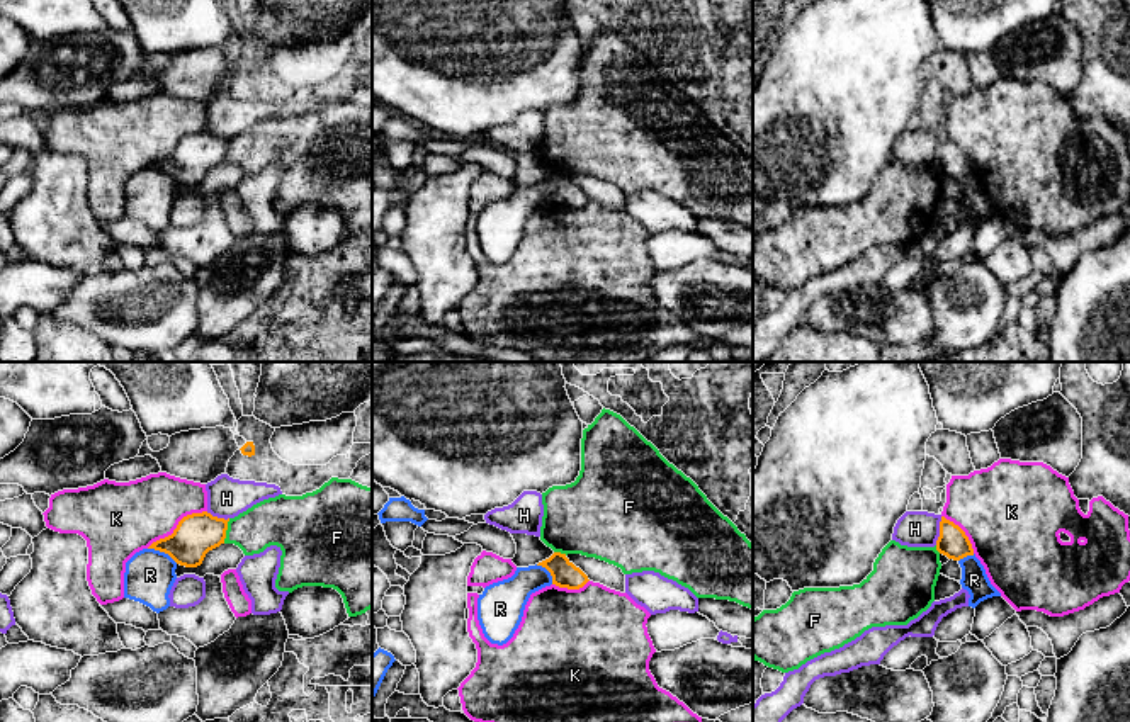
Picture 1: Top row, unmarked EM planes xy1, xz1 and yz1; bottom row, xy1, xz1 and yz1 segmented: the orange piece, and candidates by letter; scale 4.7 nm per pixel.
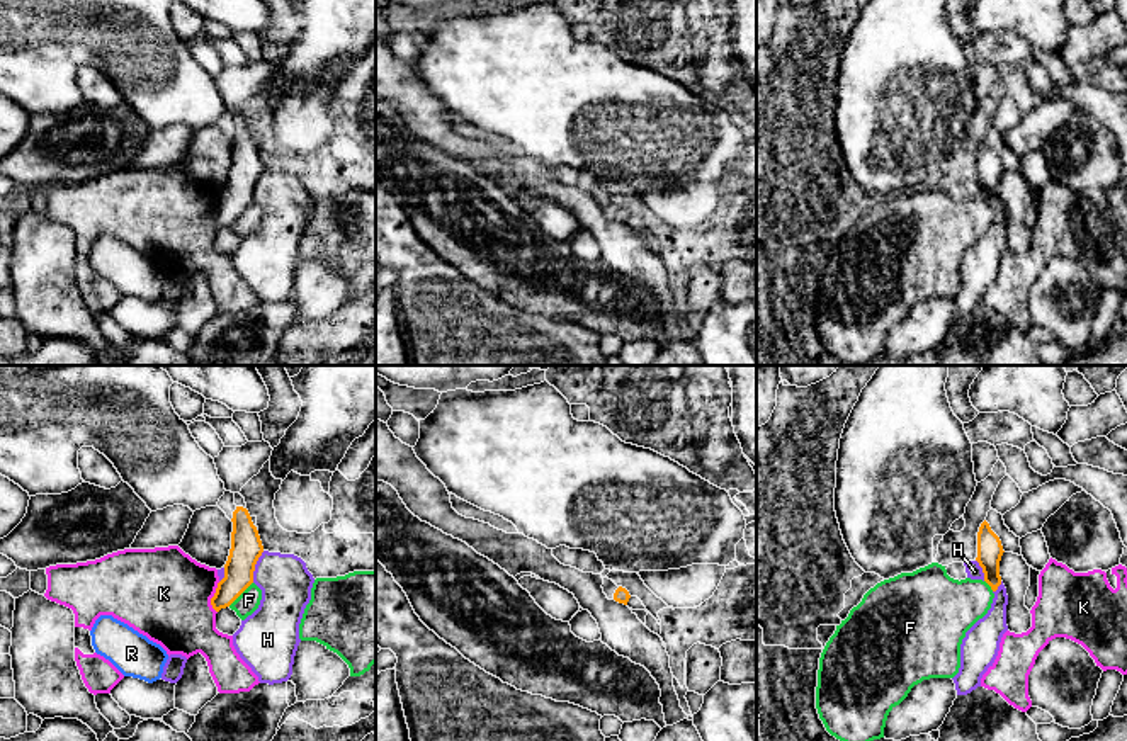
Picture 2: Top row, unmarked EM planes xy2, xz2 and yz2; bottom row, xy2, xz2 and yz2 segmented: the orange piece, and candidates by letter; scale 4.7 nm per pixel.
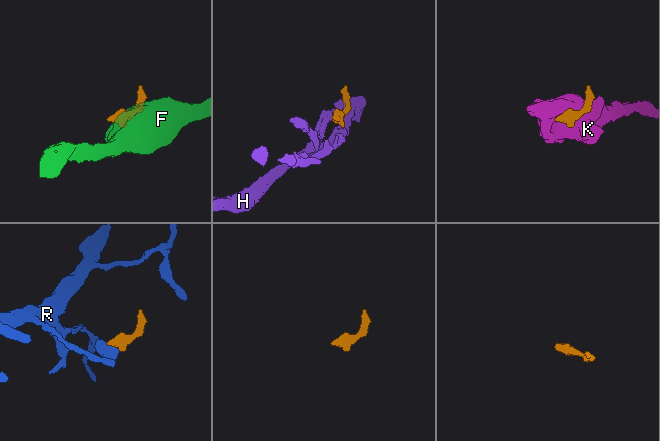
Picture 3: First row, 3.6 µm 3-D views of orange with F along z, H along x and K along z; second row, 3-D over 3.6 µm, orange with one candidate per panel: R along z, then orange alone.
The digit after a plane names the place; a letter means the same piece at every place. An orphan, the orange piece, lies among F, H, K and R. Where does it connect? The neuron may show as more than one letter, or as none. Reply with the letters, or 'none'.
none

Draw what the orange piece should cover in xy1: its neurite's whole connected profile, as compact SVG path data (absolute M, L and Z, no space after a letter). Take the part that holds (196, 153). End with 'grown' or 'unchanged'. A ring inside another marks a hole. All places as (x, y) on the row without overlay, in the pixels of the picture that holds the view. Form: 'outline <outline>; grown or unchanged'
outline M207 131L184 136L172 155L153 161L148 168L168 173L177 183L197 187L206 173L224 163L228 139Z; unchanged

